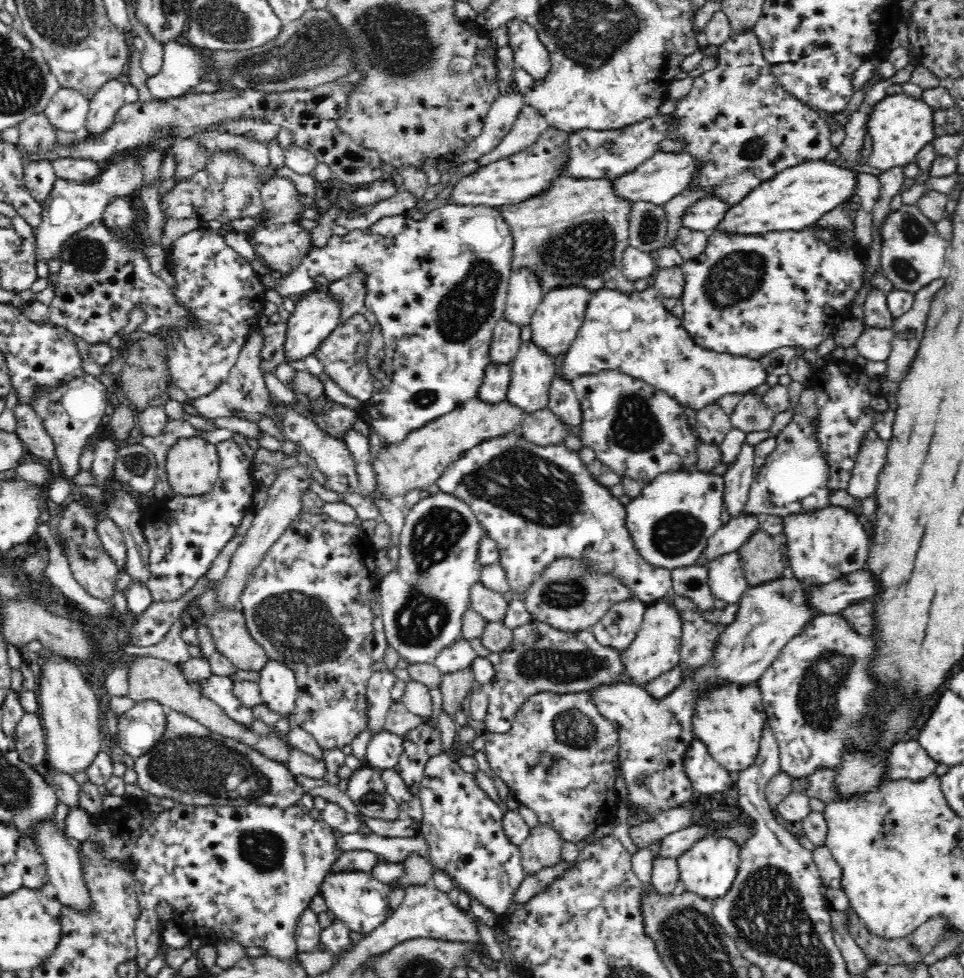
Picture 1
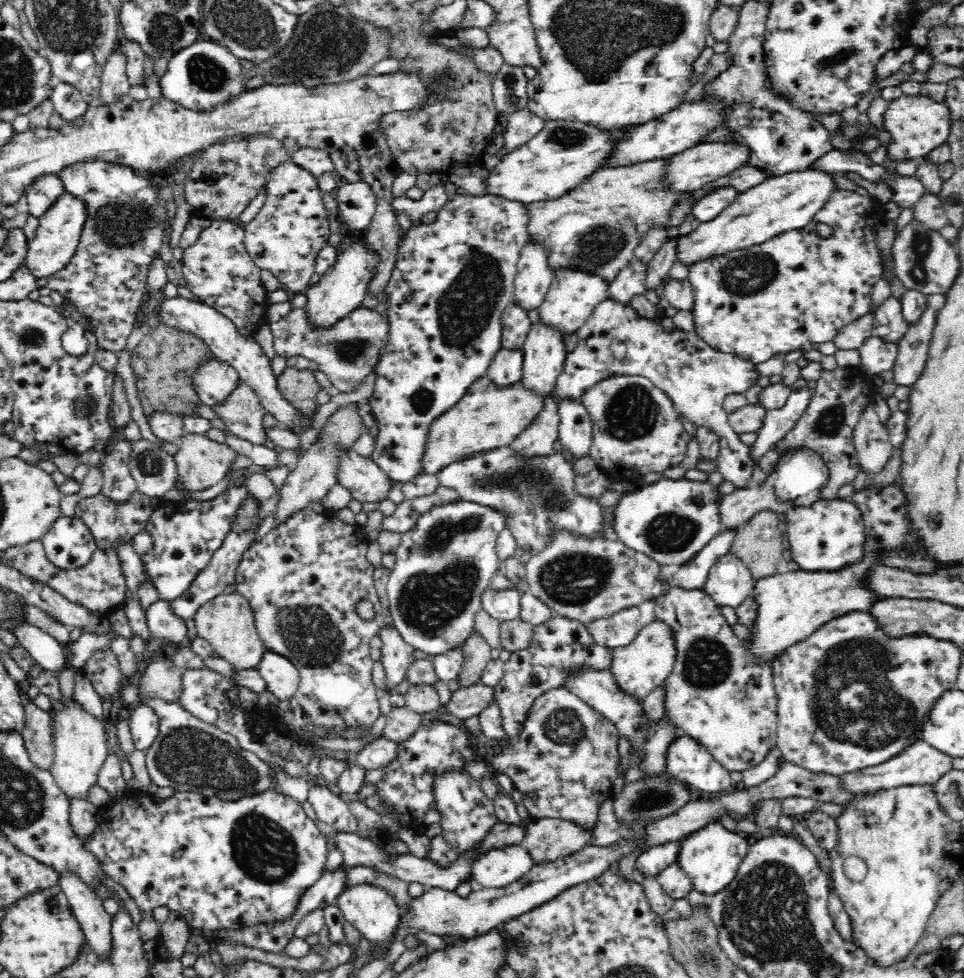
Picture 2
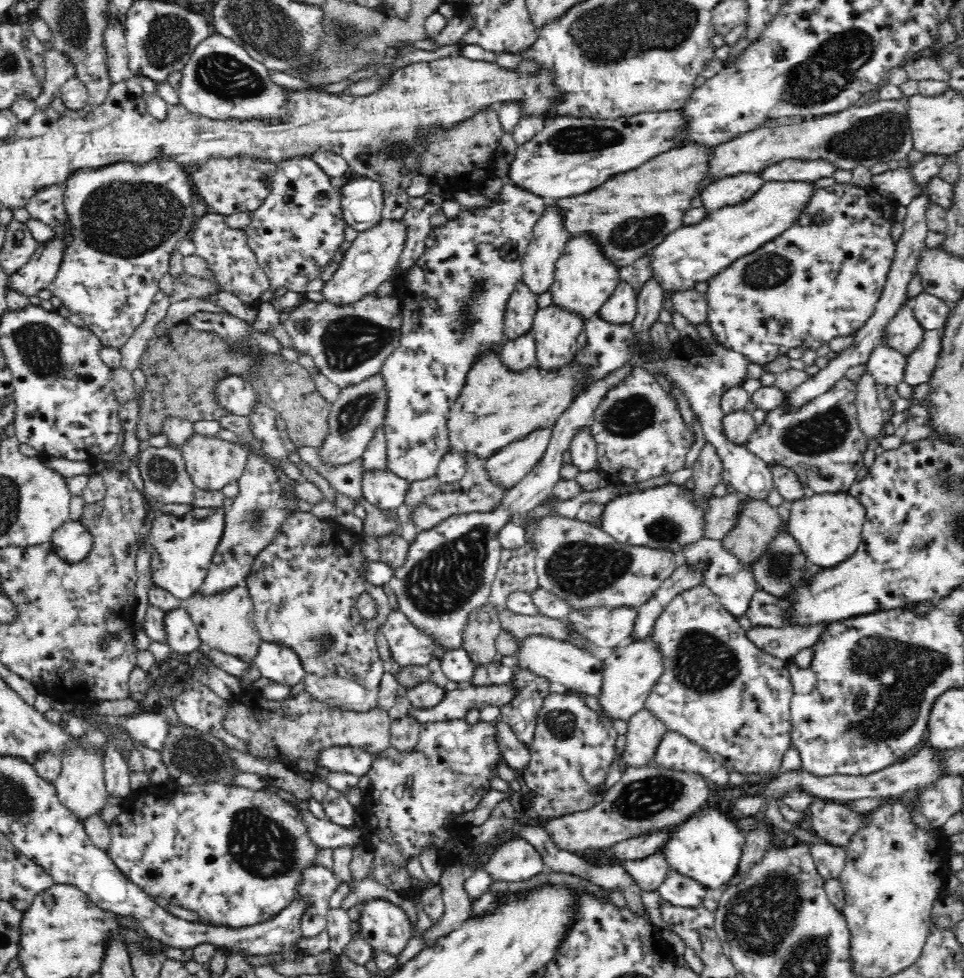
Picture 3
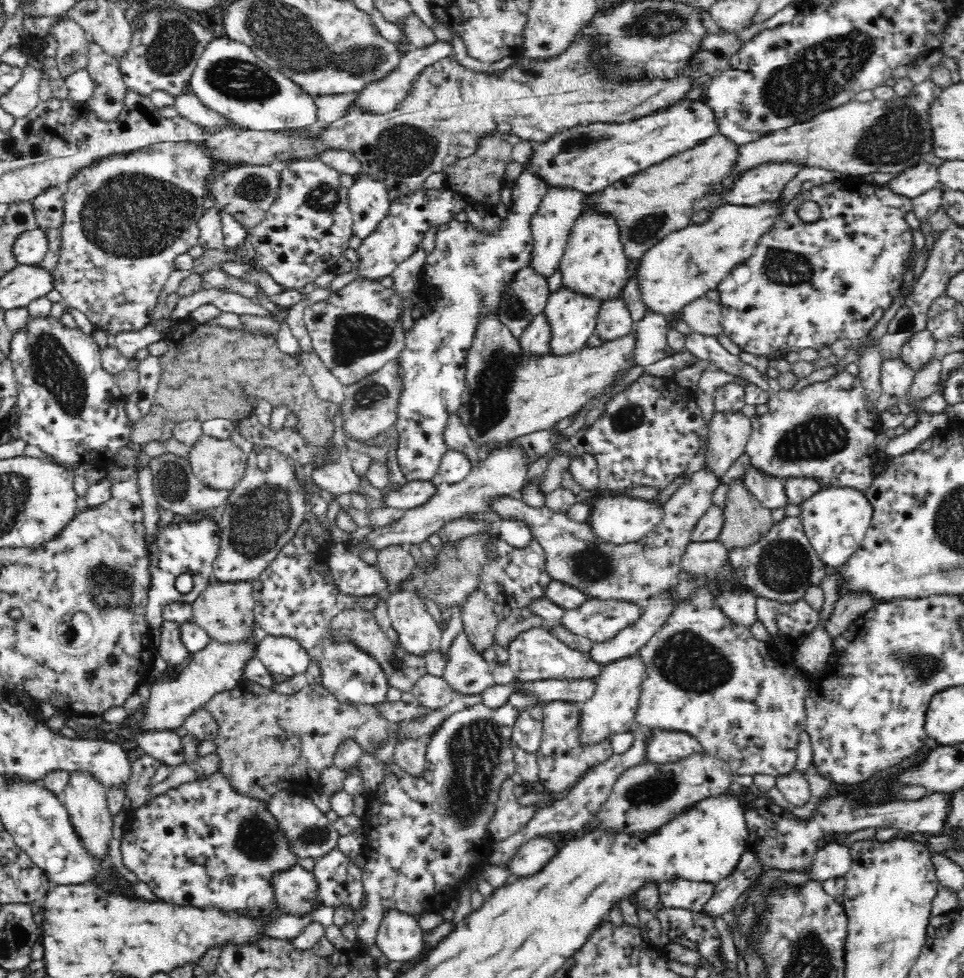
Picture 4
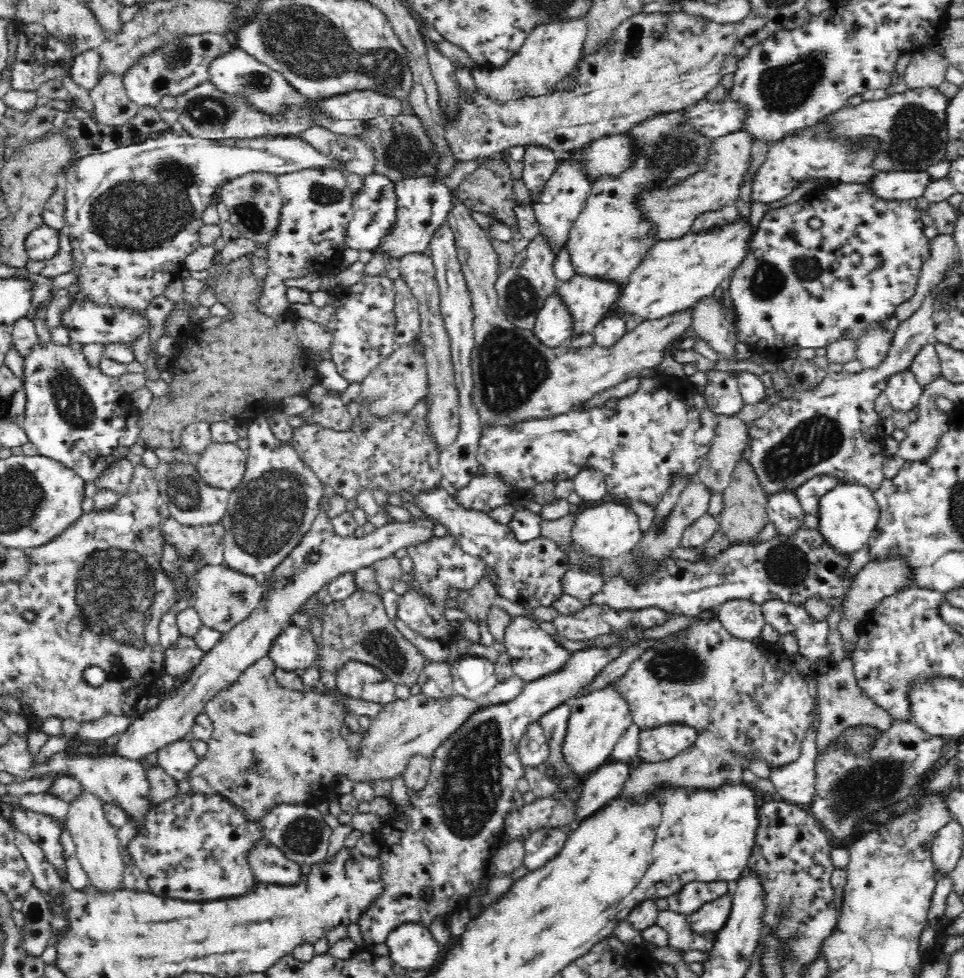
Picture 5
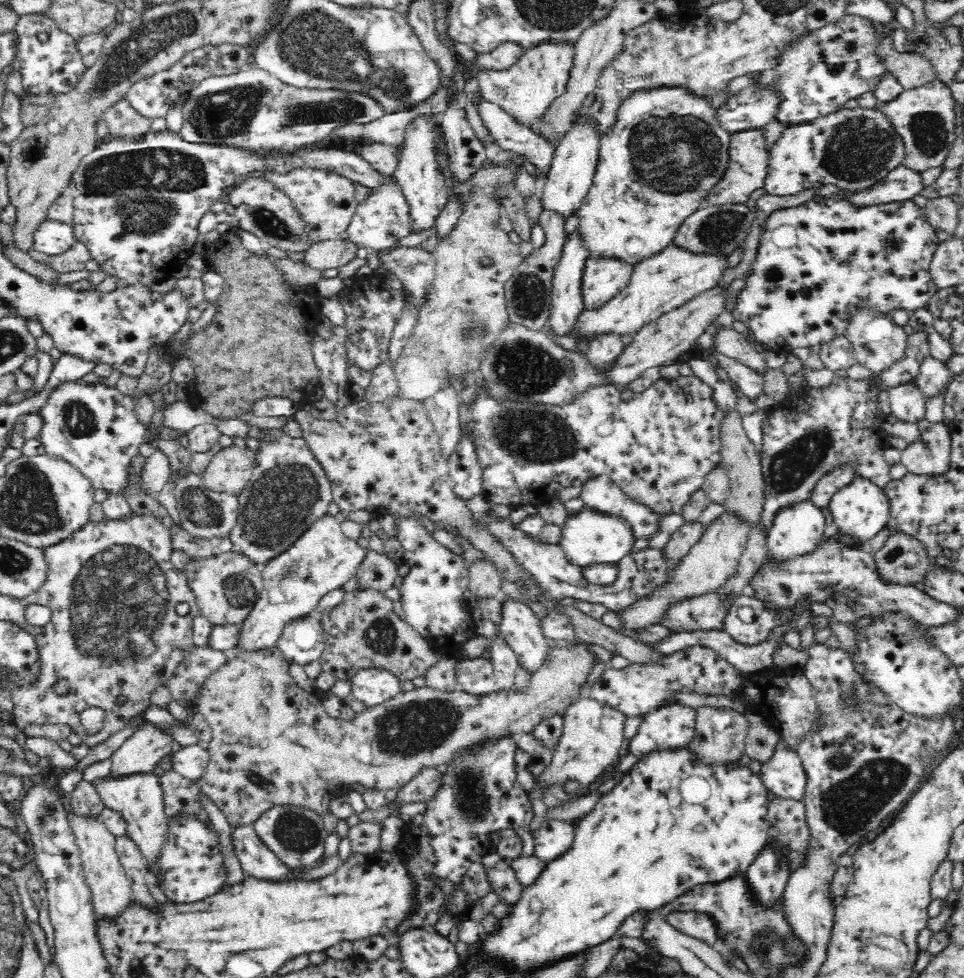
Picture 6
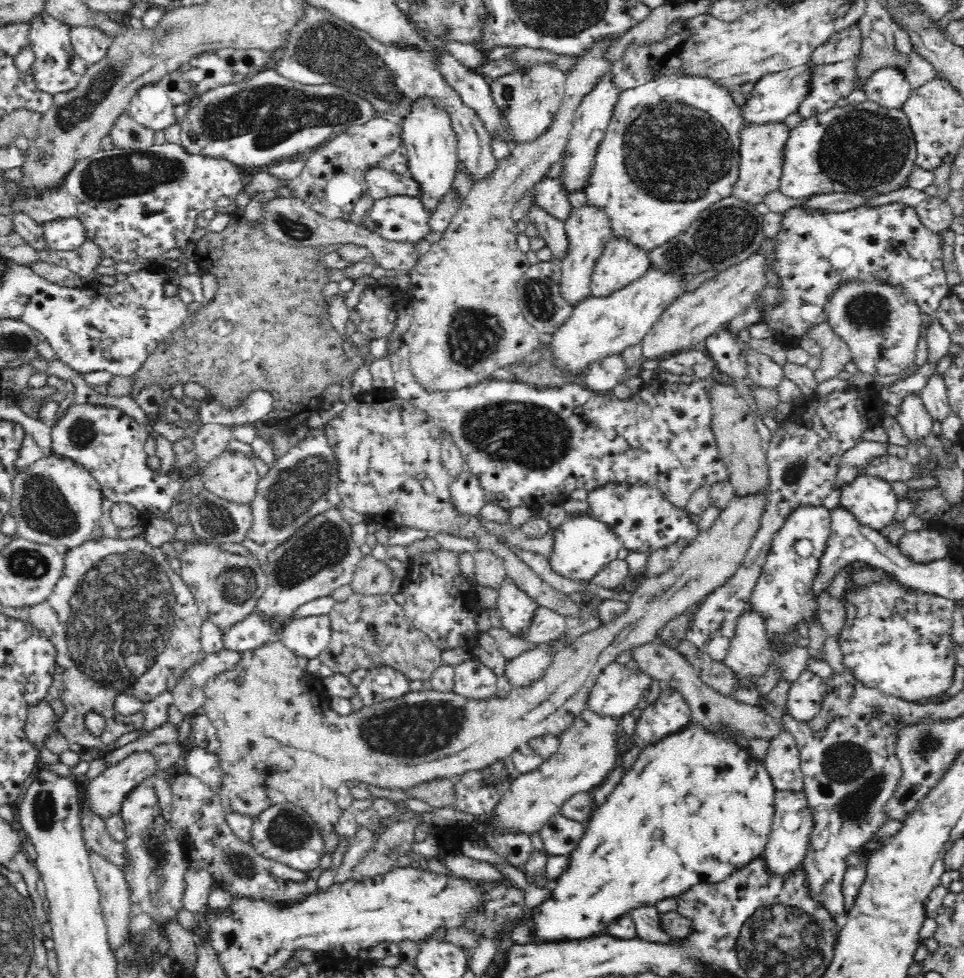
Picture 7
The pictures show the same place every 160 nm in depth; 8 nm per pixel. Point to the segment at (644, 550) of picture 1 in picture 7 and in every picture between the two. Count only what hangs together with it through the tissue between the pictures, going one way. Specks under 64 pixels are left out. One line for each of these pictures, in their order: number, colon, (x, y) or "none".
2: (671, 520)
3: (665, 517)
4: (619, 520)
5: (608, 530)
6: (588, 537)
7: (582, 545)

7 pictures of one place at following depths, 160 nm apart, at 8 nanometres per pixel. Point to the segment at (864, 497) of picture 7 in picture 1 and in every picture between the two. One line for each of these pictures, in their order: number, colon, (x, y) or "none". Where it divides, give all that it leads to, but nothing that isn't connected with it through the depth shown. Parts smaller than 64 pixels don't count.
1: (822, 545)
2: (825, 535)
3: (828, 526)
4: (836, 520)
5: (849, 513)
6: (862, 509)

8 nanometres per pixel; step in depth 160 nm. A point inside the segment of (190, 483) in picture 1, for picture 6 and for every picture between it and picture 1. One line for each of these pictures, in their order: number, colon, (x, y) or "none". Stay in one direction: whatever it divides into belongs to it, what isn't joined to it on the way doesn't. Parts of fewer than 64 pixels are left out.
2: (202, 462)
3: (213, 463)
4: (219, 464)
5: (222, 466)
6: (230, 470)

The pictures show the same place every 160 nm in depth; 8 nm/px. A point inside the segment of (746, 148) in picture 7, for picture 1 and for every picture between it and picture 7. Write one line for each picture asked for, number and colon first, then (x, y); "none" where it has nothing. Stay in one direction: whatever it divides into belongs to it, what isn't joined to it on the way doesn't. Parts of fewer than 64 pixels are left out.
1: (576, 233)
2: (597, 227)
3: (630, 214)
4: (662, 199)
5: (719, 184)
6: (749, 150)

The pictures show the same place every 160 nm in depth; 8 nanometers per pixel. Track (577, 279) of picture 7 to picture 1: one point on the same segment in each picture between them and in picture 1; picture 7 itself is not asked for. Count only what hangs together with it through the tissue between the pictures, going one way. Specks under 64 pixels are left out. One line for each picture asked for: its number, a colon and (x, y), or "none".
1: (495, 386)
2: (507, 367)
3: (519, 354)
4: (536, 339)
5: (555, 326)
6: (567, 300)

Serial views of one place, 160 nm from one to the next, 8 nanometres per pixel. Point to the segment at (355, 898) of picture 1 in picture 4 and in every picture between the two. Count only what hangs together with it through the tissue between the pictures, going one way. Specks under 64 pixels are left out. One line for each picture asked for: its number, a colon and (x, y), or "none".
2: (372, 911)
3: (385, 926)
4: (400, 937)

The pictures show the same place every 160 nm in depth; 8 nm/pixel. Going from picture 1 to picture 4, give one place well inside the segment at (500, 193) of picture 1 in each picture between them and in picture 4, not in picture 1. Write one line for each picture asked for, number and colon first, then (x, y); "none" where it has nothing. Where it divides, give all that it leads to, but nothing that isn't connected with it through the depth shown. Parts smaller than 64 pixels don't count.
2: (565, 154)
3: (571, 155)
4: (590, 158)

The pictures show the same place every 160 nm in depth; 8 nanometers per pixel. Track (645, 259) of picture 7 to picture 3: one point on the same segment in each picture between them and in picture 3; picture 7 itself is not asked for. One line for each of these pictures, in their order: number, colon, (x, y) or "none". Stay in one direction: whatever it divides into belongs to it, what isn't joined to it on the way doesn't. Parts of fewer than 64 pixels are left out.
3: (556, 329)
4: (573, 315)
5: (590, 298)
6: (605, 276)

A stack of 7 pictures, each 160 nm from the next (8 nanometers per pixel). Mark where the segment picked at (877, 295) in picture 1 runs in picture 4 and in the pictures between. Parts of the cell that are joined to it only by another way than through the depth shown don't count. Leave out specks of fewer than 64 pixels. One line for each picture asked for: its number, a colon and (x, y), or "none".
2: (889, 324)
3: (904, 334)
4: (921, 350)

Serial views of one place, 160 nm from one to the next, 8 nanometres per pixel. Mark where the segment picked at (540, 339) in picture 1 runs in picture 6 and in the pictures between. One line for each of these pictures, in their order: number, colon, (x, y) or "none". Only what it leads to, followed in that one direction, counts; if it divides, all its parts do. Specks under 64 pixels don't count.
2: (574, 293)
3: (585, 278)
4: (595, 262)
5: (611, 236)
6: (667, 150)

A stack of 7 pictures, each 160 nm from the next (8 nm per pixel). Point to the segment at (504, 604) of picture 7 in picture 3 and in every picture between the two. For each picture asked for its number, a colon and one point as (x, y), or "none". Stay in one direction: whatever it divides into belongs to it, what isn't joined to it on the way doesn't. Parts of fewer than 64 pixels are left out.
3: (574, 667)
4: (536, 654)
5: (534, 654)
6: (519, 626)

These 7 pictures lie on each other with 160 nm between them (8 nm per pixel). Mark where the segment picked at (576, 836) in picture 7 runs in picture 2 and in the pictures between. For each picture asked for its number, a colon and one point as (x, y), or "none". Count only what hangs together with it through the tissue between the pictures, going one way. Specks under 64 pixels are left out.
2: (498, 868)
3: (517, 860)
4: (533, 856)
5: (545, 844)
6: (554, 838)

